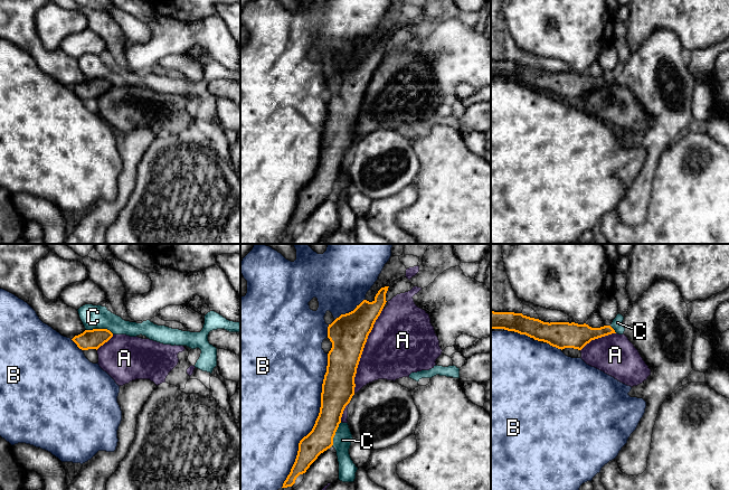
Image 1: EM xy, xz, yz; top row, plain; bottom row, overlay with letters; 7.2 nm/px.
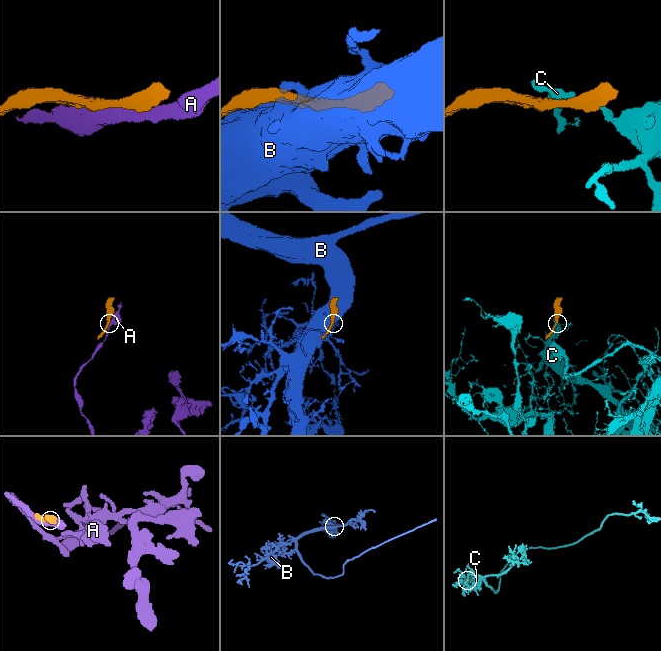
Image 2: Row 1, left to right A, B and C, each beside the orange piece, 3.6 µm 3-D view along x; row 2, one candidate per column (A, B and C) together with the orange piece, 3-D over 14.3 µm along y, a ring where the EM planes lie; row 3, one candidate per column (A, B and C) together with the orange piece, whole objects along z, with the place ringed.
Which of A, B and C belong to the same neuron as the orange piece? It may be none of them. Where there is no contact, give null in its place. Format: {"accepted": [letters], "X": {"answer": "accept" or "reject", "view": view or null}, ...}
{"accepted": ["A"], "A": {"answer": "accept", "view": "xz"}, "B": {"answer": "reject", "view": "xz"}, "C": {"answer": "reject", "view": "xy"}}

